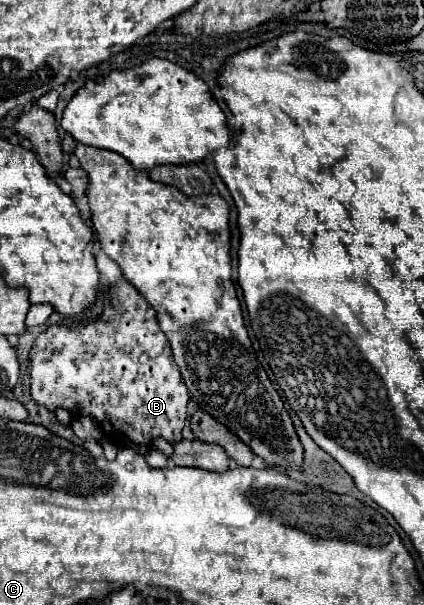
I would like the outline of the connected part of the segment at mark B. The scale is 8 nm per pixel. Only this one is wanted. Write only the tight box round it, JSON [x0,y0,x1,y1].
[29,280,189,454]

